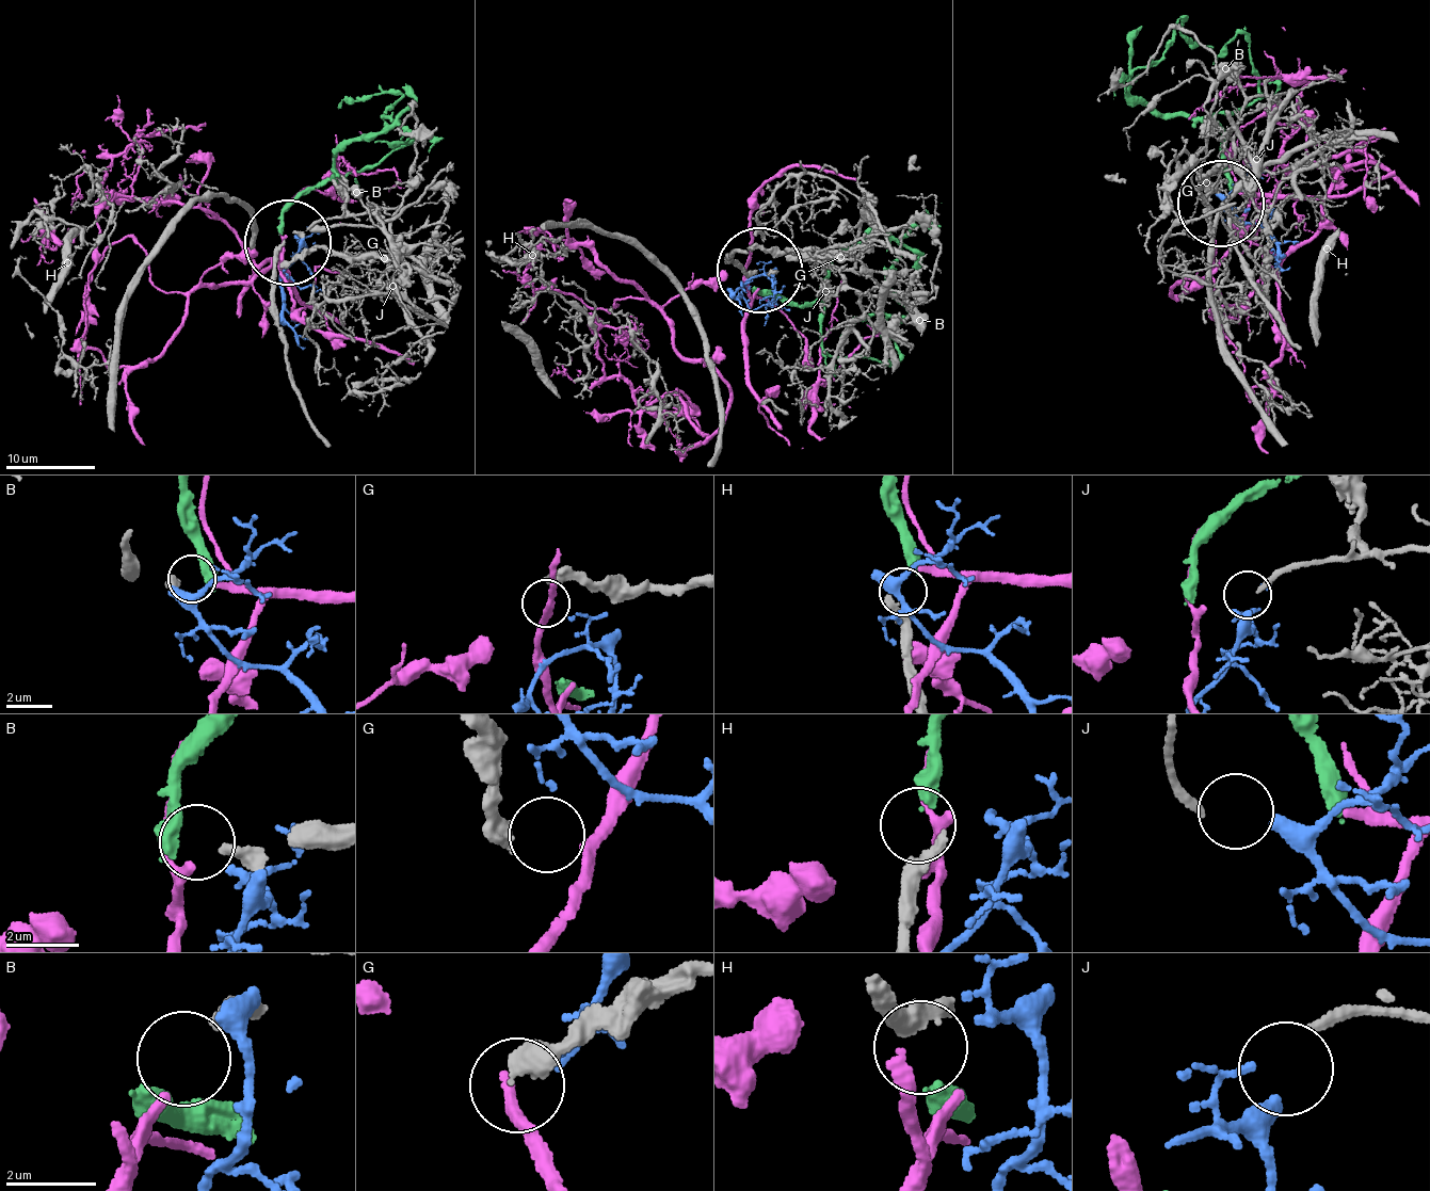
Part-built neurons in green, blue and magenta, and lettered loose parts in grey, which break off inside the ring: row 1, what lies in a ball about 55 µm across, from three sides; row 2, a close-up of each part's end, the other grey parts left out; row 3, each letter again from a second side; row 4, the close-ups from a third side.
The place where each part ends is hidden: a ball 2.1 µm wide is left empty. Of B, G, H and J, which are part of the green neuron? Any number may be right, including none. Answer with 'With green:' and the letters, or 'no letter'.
With green: H

